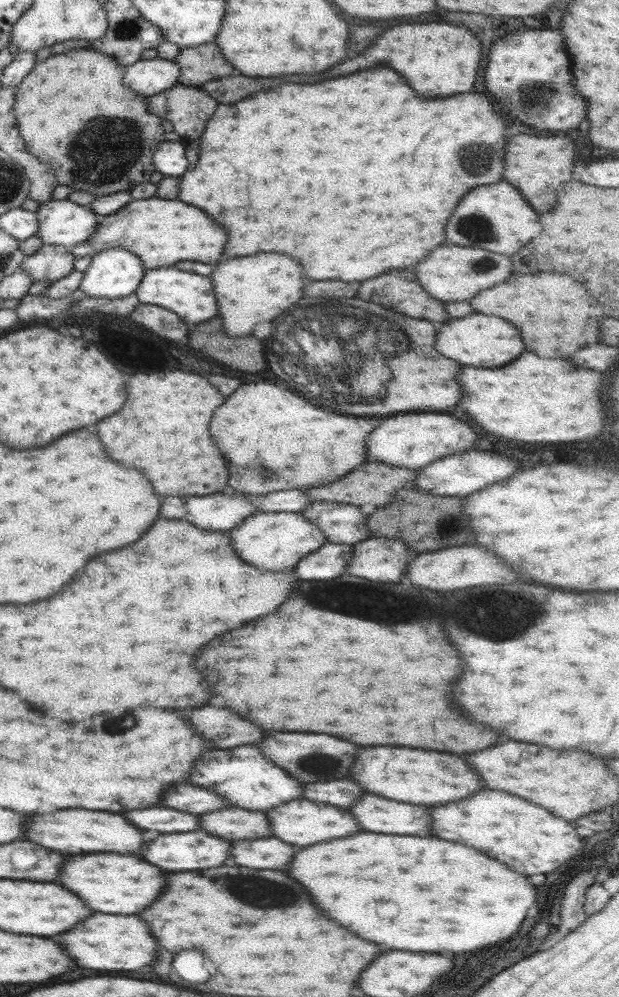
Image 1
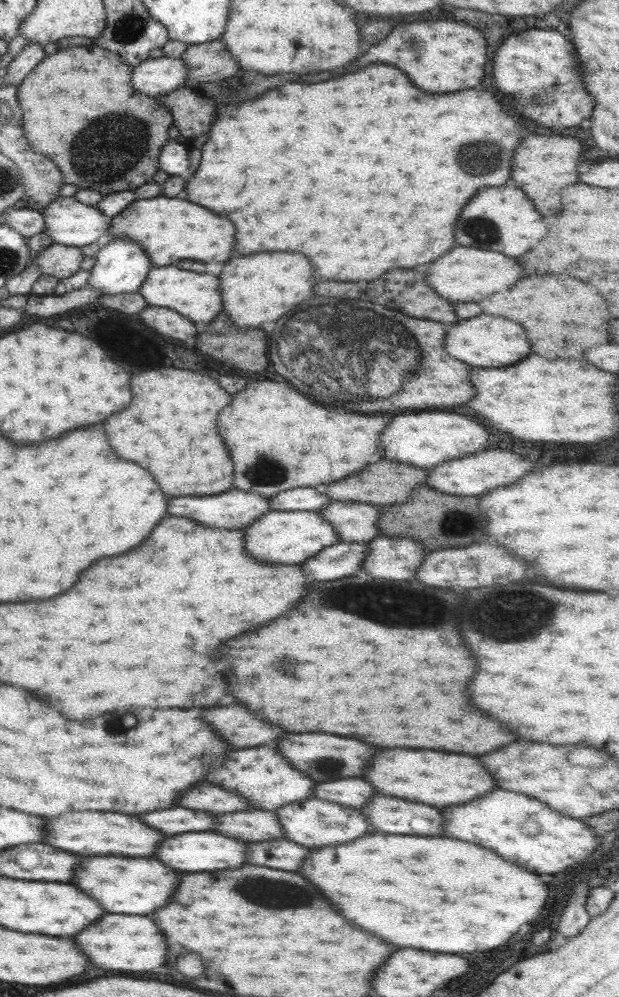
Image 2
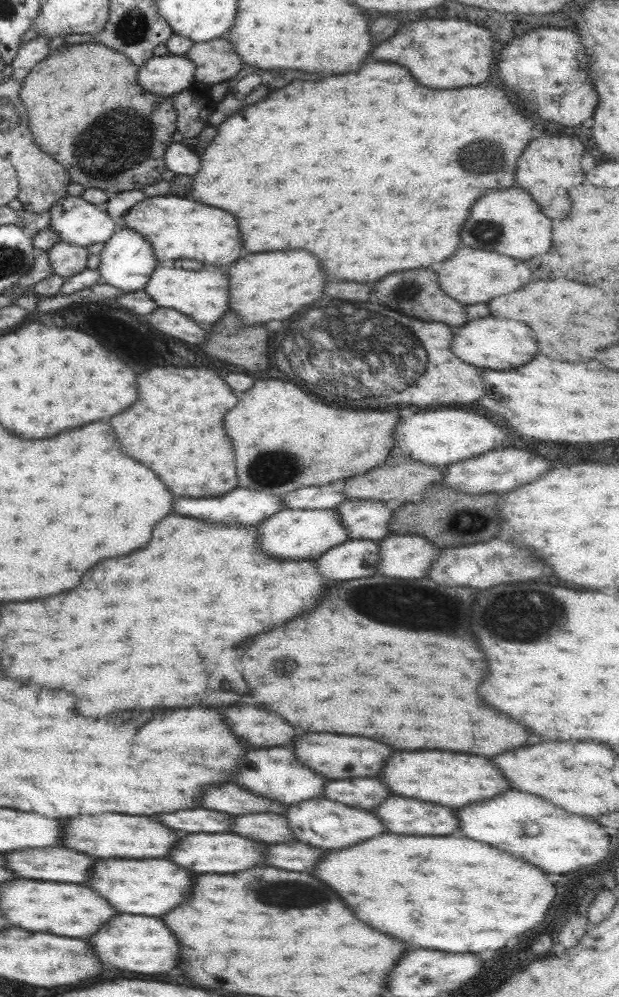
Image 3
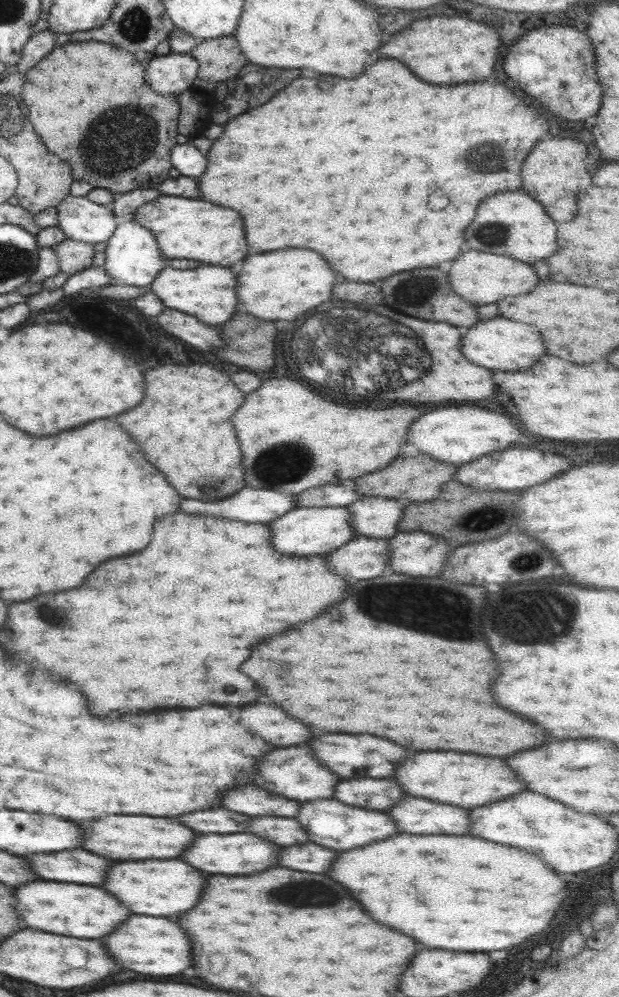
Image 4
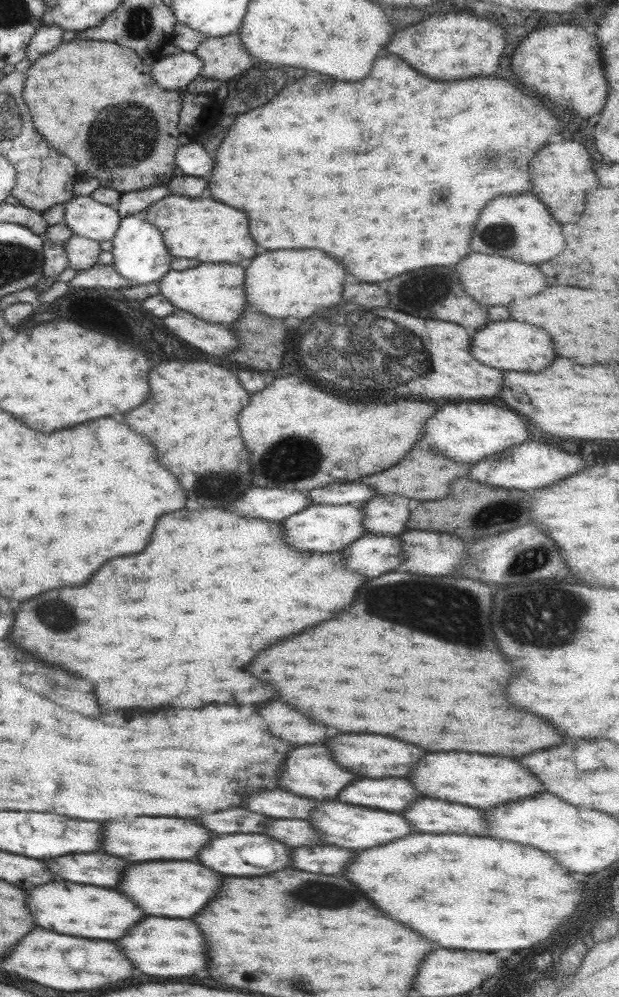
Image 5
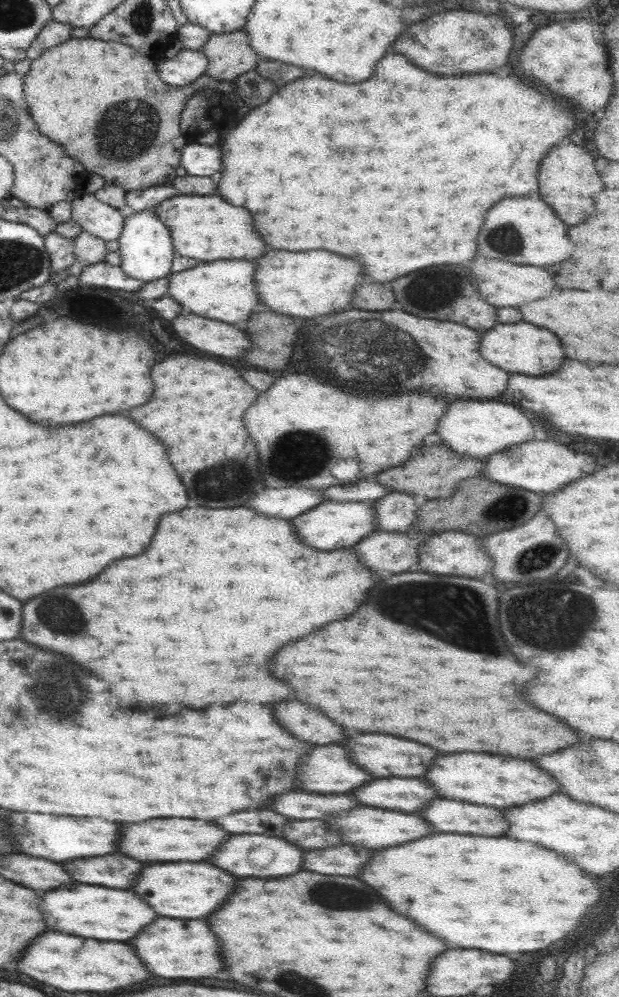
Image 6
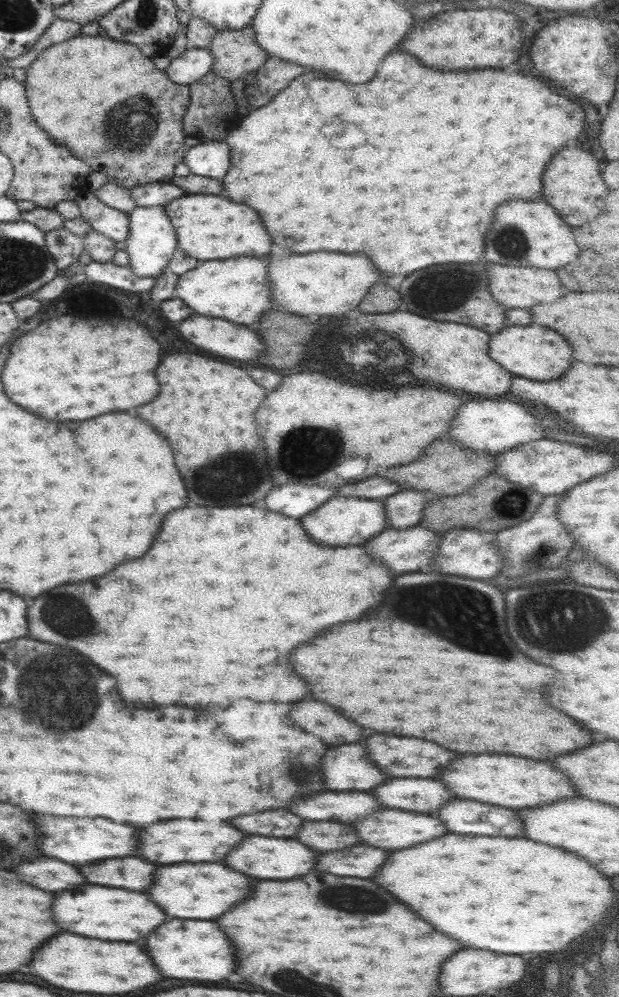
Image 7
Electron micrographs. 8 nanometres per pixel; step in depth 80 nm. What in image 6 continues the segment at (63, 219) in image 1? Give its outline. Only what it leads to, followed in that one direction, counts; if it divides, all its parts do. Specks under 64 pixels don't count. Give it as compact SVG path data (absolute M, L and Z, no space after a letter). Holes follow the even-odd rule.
M81 192L81 195L70 203L70 221L77 224L81 231L107 242L108 240L118 240L120 237L119 233L123 228L124 212L99 202L93 197L93 193Z

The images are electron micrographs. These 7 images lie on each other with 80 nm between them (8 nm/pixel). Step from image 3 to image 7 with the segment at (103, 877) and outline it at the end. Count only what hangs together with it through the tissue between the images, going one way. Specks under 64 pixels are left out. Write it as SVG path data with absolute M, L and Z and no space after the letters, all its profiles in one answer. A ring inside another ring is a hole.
M203 862L203 864L173 864L173 866L157 866L151 872L151 884L143 894L155 902L155 906L171 918L185 920L213 920L223 910L231 908L247 890L251 890L251 878L247 880L243 874L235 874L223 864Z

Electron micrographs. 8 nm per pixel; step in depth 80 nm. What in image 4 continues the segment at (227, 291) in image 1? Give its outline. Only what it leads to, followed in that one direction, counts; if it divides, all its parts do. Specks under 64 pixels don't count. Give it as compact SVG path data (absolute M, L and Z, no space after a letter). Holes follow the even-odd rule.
M275 250L251 254L239 270L239 304L259 320L291 320L322 302L329 302L333 272L313 250Z

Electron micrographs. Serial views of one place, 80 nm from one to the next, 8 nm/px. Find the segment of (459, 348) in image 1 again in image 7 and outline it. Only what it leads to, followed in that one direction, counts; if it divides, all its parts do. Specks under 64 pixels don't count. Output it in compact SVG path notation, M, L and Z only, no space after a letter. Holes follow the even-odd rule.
M527 324L527 326L507 326L496 332L495 336L489 338L487 356L493 362L497 362L503 370L515 376L523 376L529 380L551 380L559 378L559 374L563 374L563 370L569 366L571 348L557 332L543 326Z

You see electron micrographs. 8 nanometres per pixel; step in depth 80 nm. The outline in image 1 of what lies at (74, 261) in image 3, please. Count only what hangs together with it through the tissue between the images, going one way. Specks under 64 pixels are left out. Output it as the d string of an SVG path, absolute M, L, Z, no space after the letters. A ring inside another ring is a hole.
M42 244L33 254L21 261L19 269L31 282L48 280L52 283L73 271L74 258L67 247Z

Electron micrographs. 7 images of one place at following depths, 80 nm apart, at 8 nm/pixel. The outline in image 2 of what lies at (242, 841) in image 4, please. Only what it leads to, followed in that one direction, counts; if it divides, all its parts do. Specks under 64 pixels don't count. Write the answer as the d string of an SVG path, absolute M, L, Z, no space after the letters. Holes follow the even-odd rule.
M187 832L171 838L163 838L155 850L155 860L179 872L209 872L223 868L239 868L243 864L243 844L213 832Z

